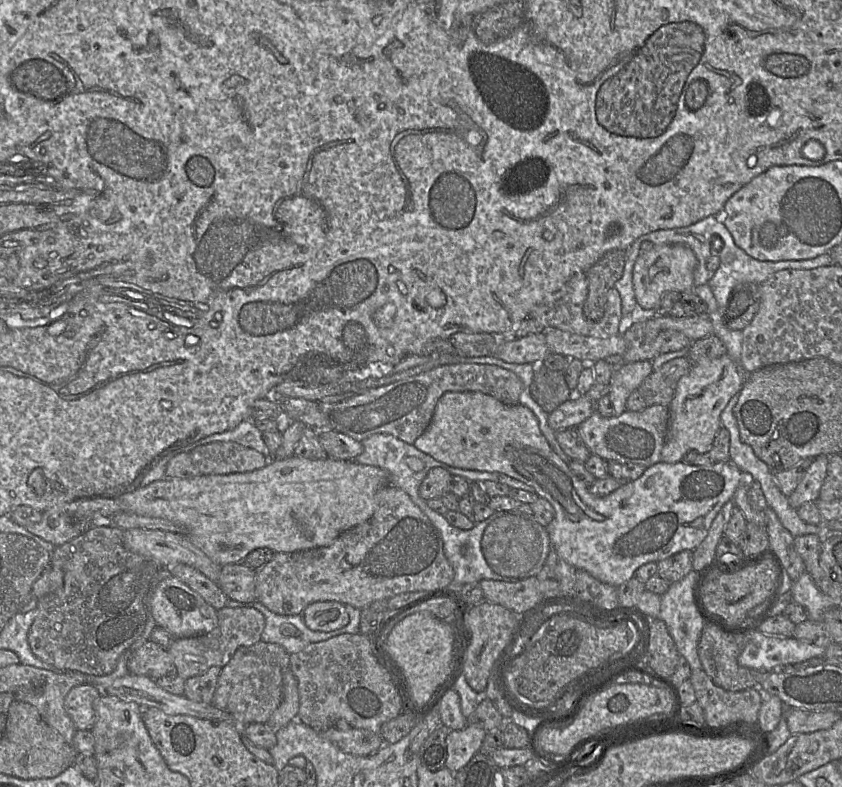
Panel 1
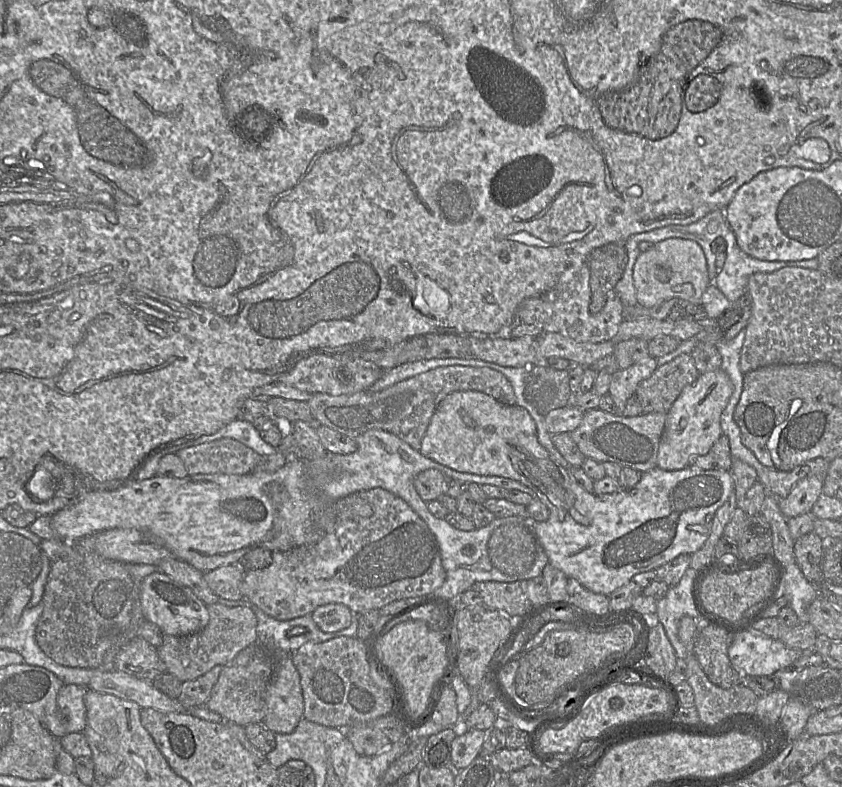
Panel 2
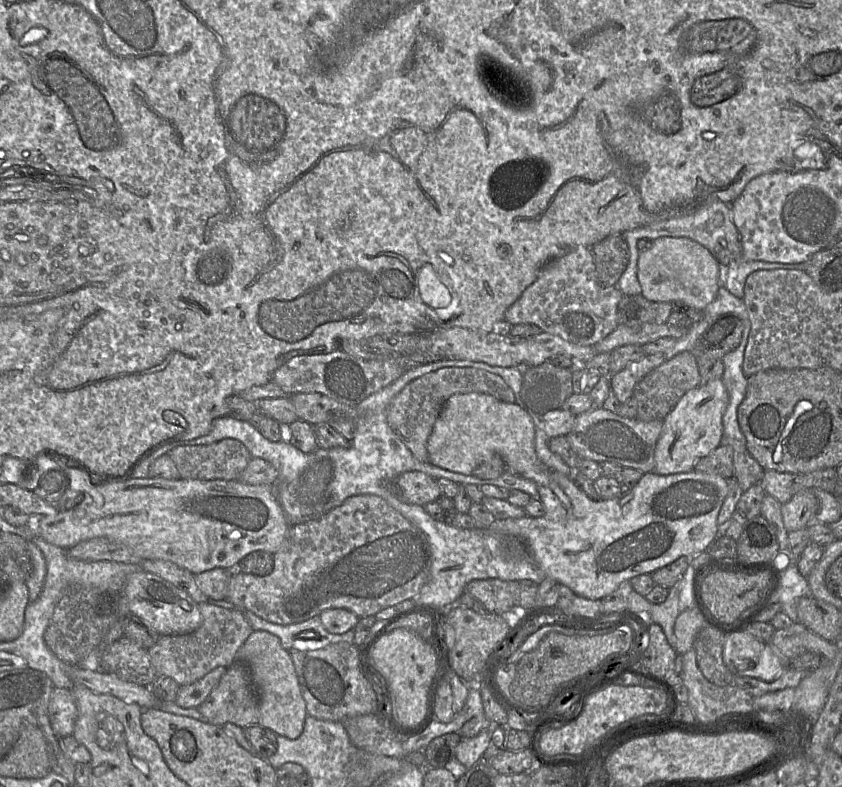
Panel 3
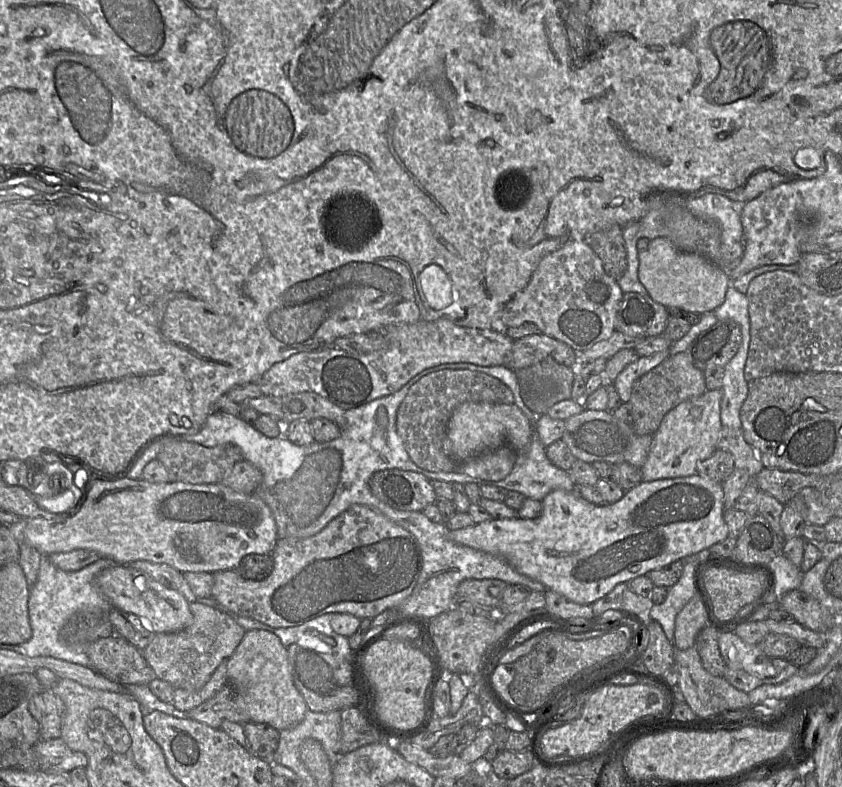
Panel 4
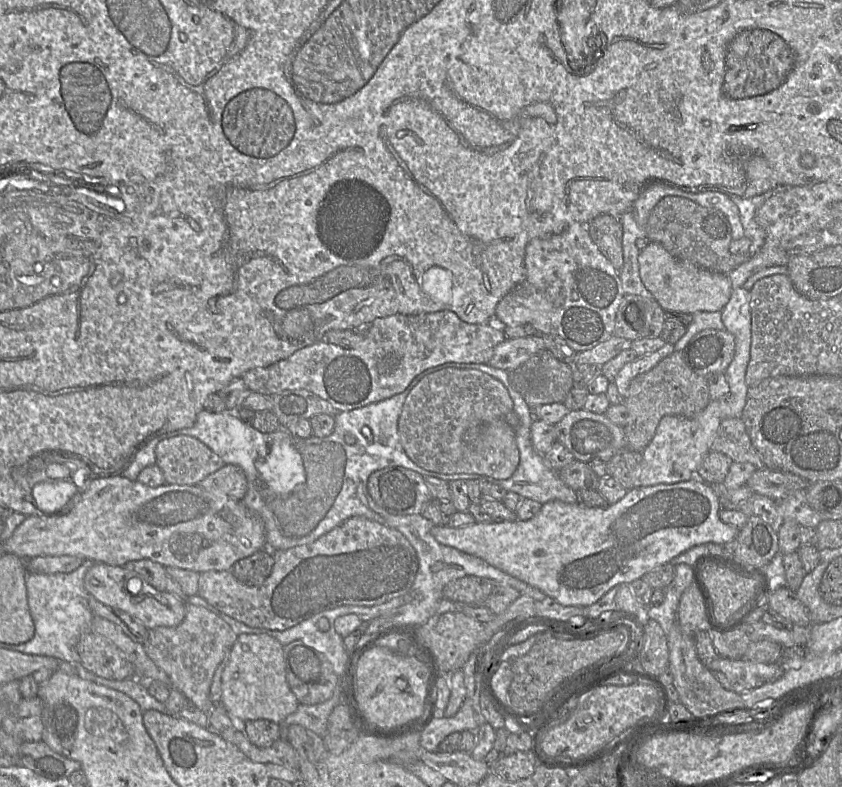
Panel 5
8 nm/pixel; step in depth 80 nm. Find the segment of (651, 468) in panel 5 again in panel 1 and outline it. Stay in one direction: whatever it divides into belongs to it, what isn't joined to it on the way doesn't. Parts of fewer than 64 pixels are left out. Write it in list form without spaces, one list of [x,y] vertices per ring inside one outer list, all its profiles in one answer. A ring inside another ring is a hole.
[[[727,354],[692,365],[690,372],[678,381],[674,398],[669,405],[668,431],[661,451],[661,461],[677,463],[690,451],[708,452],[722,427],[721,413],[730,399],[739,393],[746,381],[741,364]]]

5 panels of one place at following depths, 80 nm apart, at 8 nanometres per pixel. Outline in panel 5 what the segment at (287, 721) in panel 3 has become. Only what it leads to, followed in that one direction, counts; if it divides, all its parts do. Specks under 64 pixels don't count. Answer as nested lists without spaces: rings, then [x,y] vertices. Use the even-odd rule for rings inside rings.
[[[240,634],[230,650],[229,661],[222,673],[220,704],[236,729],[252,720],[282,723],[296,711],[299,702],[286,678],[283,646],[267,634]]]

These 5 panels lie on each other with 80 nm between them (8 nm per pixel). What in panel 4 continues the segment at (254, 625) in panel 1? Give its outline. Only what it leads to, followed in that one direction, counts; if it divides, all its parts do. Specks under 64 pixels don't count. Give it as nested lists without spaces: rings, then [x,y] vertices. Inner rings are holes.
[[[190,602],[189,608],[193,615],[193,623],[189,627],[174,633],[156,633],[152,641],[142,650],[142,653],[156,678],[168,682],[175,689],[197,691],[209,681],[217,667],[233,654],[246,631],[230,615],[210,606]]]

